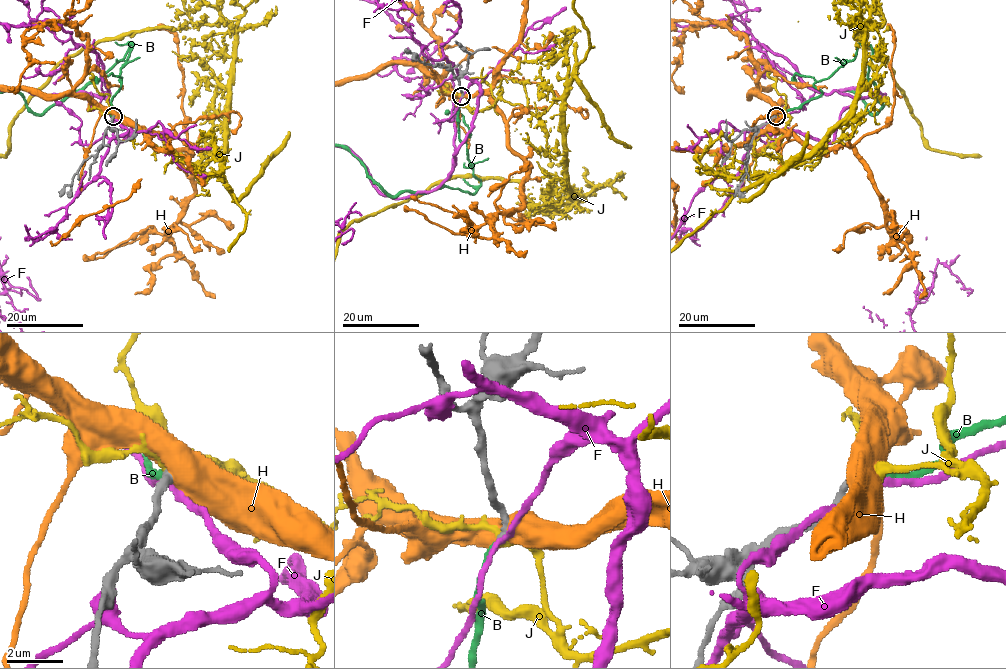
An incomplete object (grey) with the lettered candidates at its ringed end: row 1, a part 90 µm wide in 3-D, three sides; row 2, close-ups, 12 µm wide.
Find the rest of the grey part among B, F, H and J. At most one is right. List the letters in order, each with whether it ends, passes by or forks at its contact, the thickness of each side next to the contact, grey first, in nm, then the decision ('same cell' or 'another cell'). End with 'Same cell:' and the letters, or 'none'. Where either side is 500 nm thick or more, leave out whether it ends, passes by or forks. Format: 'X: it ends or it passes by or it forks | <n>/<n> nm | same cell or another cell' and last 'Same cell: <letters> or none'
B: it ends | 260/240 nm | same cell
F: it passes by | 260/200 nm | another cell
H: 320/900 nm | another cell
J: it passes by | 240/240 nm | another cell
Same cell: B

